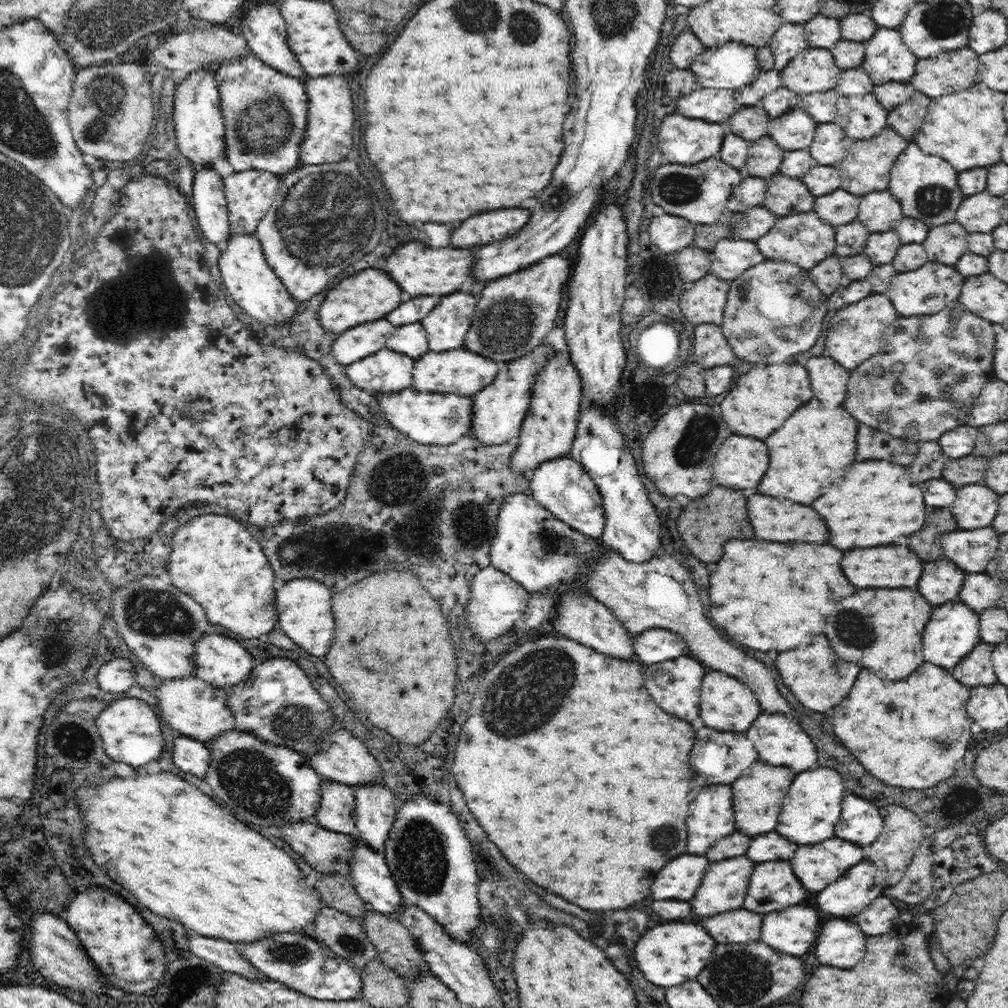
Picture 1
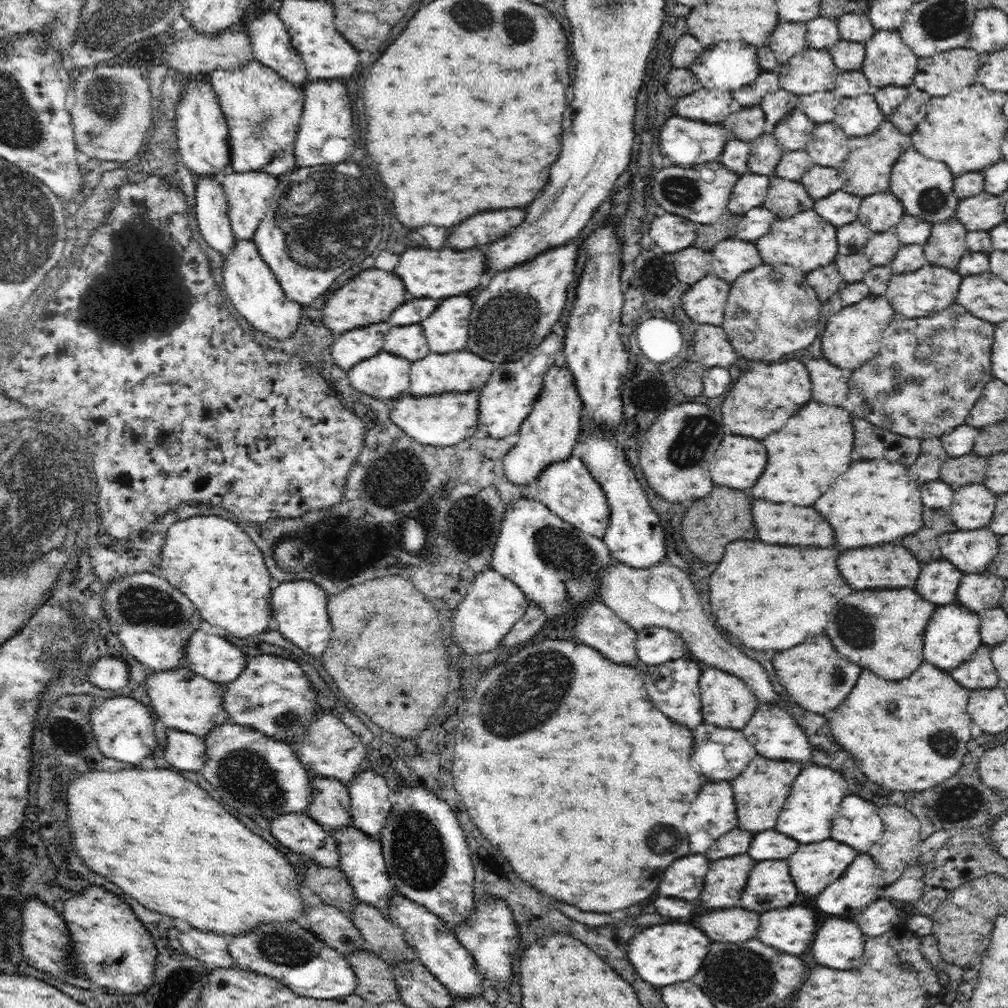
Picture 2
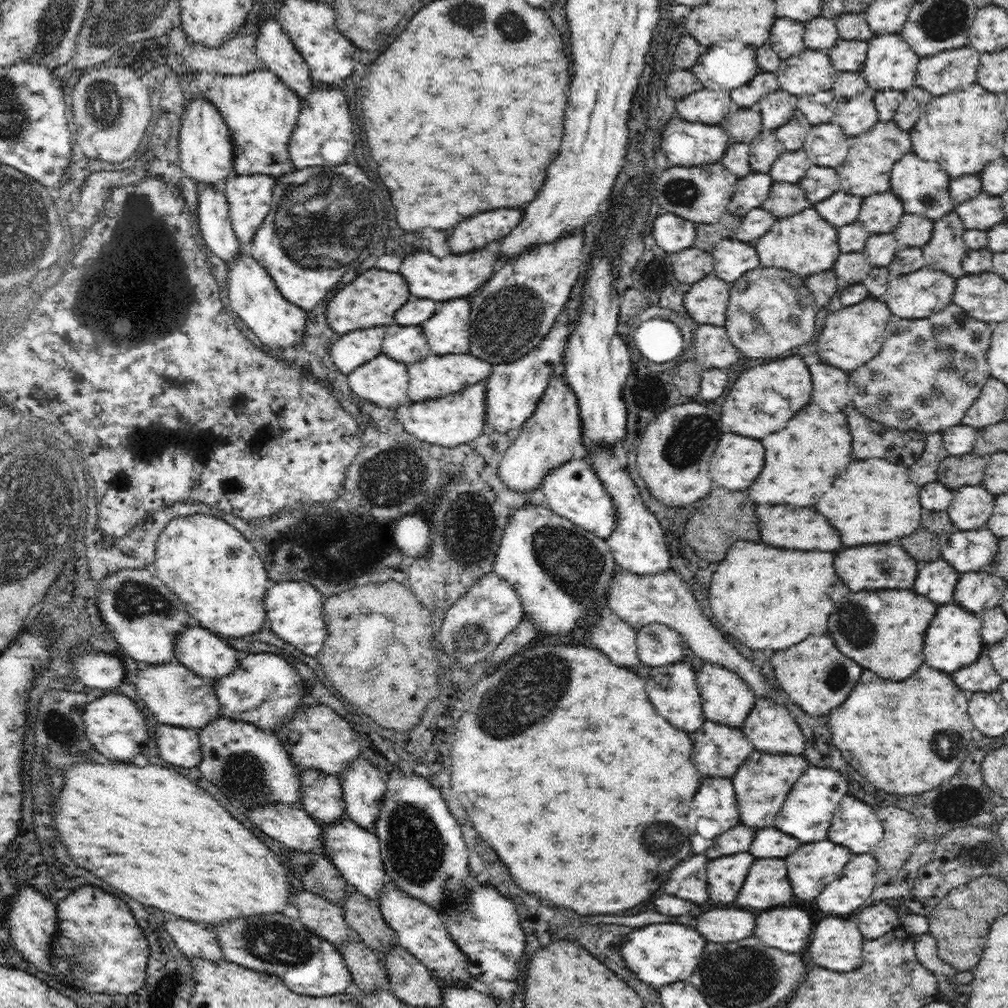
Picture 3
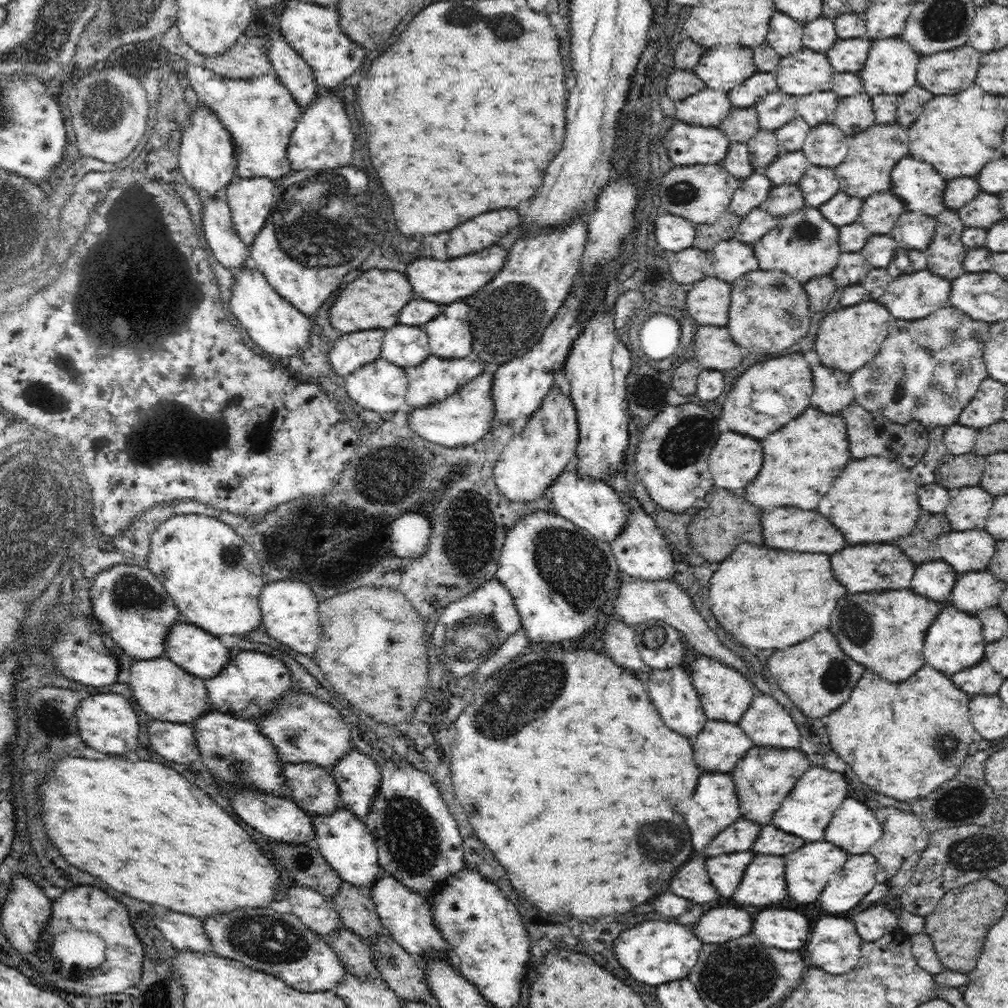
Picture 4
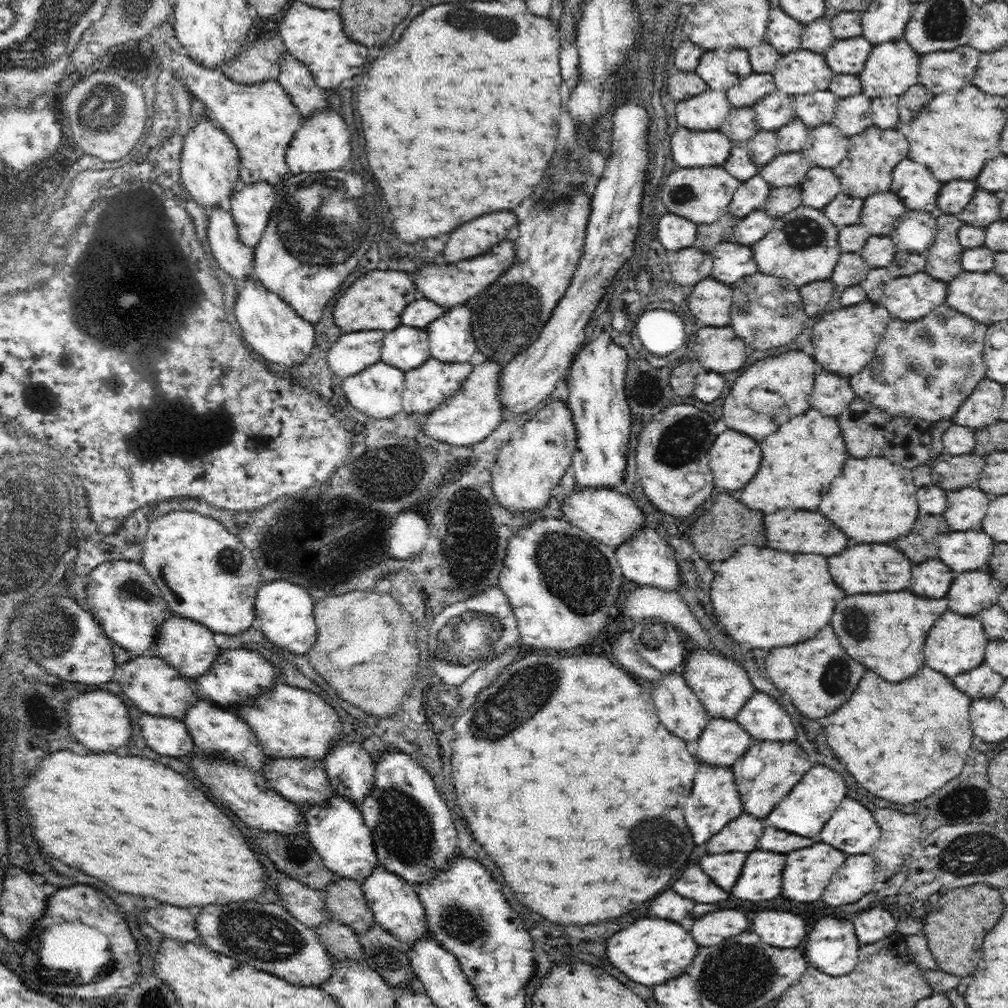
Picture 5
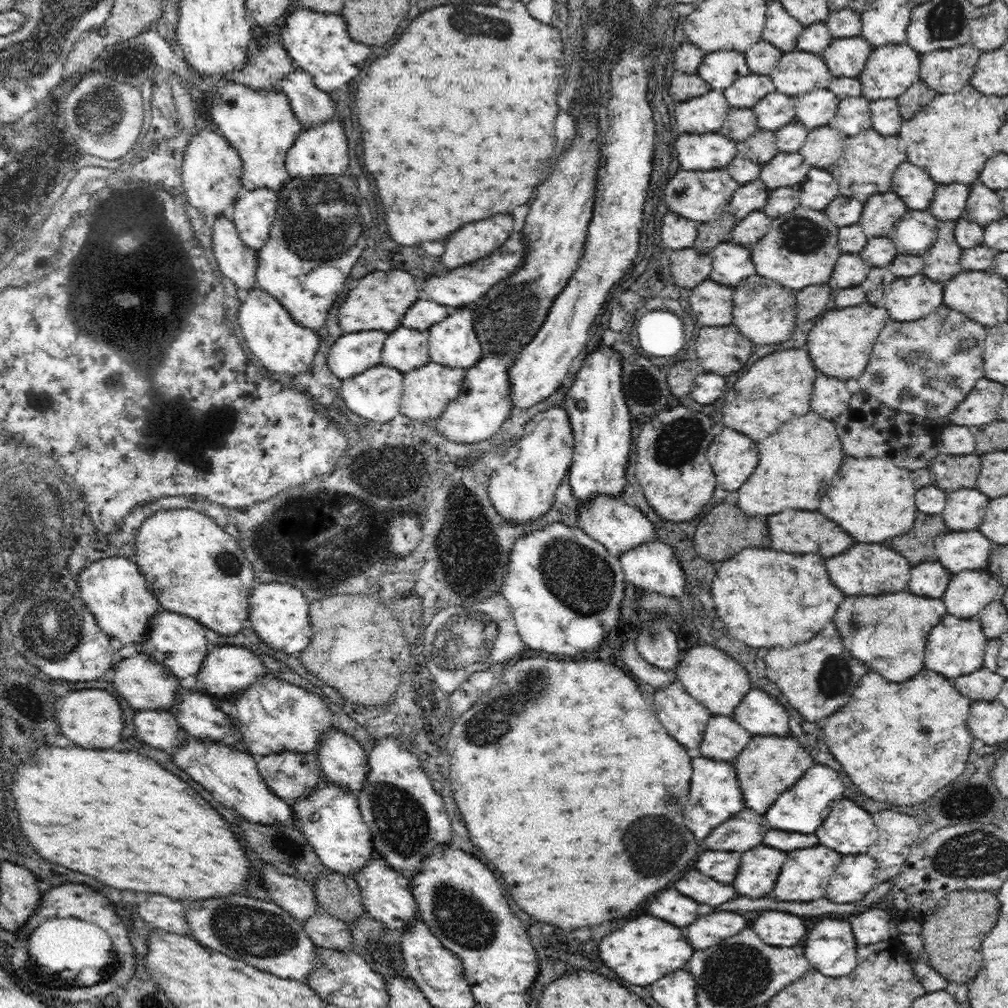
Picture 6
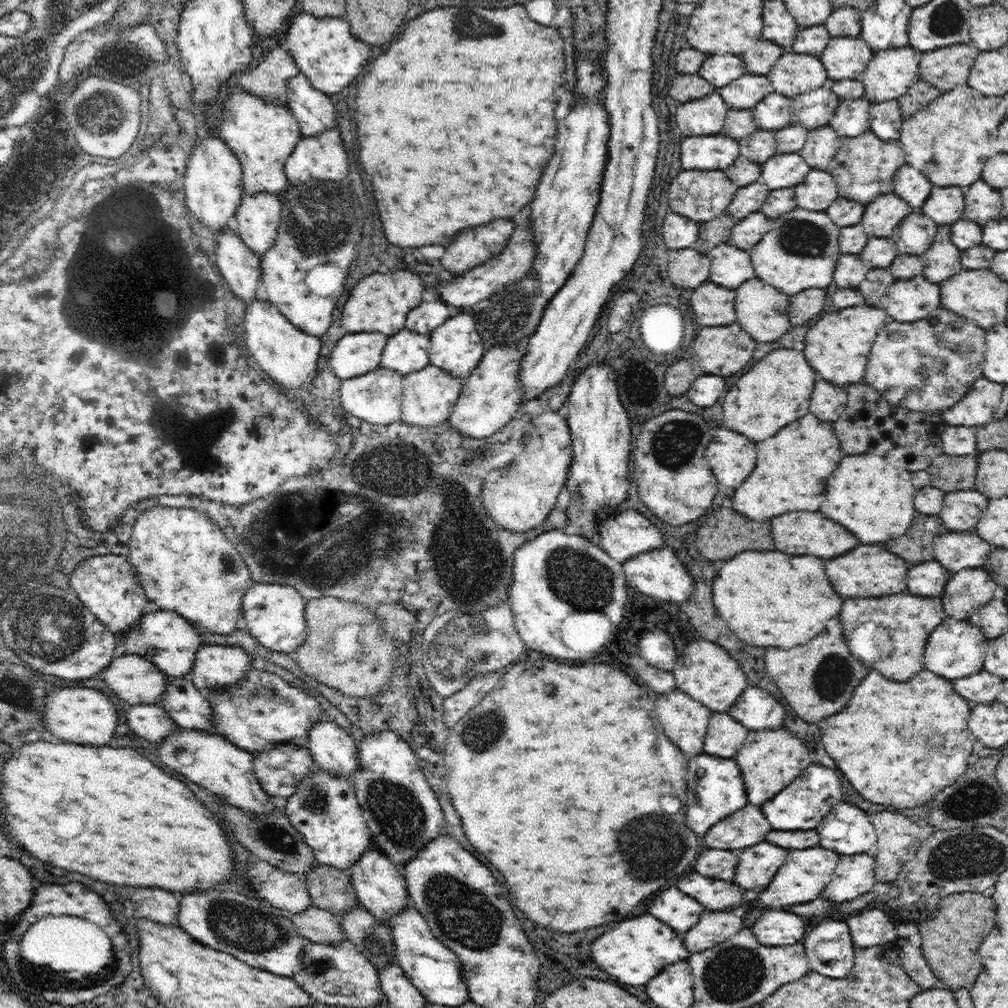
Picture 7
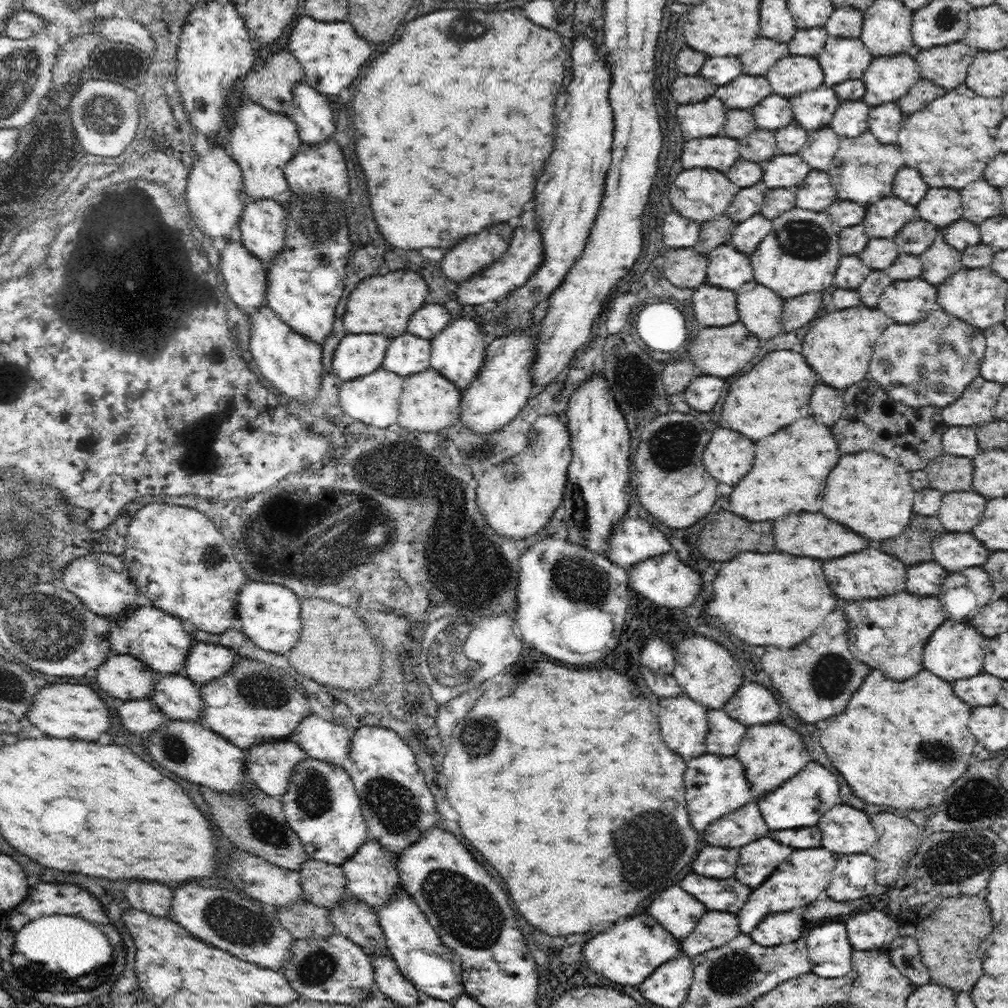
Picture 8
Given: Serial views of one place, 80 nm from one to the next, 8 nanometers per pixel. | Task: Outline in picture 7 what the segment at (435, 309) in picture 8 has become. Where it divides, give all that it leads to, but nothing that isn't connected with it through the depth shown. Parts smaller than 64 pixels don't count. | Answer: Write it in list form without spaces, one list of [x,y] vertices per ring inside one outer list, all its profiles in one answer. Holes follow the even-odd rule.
[[[422,302],[416,310],[408,314],[406,328],[412,332],[418,332],[422,336],[429,336],[432,330],[436,330],[440,324],[444,324],[450,317],[448,306],[440,302]]]

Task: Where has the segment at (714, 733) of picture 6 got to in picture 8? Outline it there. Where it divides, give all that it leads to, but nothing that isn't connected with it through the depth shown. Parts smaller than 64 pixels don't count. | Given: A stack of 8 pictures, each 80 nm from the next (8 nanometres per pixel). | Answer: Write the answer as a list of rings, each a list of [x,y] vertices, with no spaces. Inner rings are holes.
[[[723,708],[708,709],[707,721],[707,752],[713,755],[735,755],[747,726],[733,719]]]

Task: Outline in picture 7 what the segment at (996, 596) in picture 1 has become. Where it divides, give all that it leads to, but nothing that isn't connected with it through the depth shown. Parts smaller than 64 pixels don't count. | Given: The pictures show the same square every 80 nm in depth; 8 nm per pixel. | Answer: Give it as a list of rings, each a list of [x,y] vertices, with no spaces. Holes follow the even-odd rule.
[[[982,567],[952,572],[942,593],[944,610],[956,620],[974,621],[994,596],[997,582]]]

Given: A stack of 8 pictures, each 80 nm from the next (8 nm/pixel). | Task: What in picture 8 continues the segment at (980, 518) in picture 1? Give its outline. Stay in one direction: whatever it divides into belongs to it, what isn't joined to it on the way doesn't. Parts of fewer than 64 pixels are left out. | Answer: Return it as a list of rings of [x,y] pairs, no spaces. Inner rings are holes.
[[[974,490],[943,495],[937,516],[944,531],[970,532],[980,522],[988,499]]]

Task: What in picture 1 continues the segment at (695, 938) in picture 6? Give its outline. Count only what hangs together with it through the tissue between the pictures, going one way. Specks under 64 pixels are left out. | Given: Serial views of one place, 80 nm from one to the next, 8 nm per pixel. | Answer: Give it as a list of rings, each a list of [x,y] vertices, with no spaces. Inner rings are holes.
[[[732,910],[704,920],[704,928],[716,942],[754,942],[760,938],[762,916],[750,910]]]

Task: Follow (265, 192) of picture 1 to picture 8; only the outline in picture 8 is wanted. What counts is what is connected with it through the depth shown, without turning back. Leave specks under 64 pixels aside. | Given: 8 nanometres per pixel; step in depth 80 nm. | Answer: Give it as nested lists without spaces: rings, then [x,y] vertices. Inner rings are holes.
[[[246,196],[244,210],[239,220],[239,229],[241,231],[241,243],[254,255],[263,261],[266,266],[270,260],[274,260],[280,250],[284,248],[284,238],[286,238],[286,211],[284,207],[275,200],[264,198],[262,200],[253,200]]]

